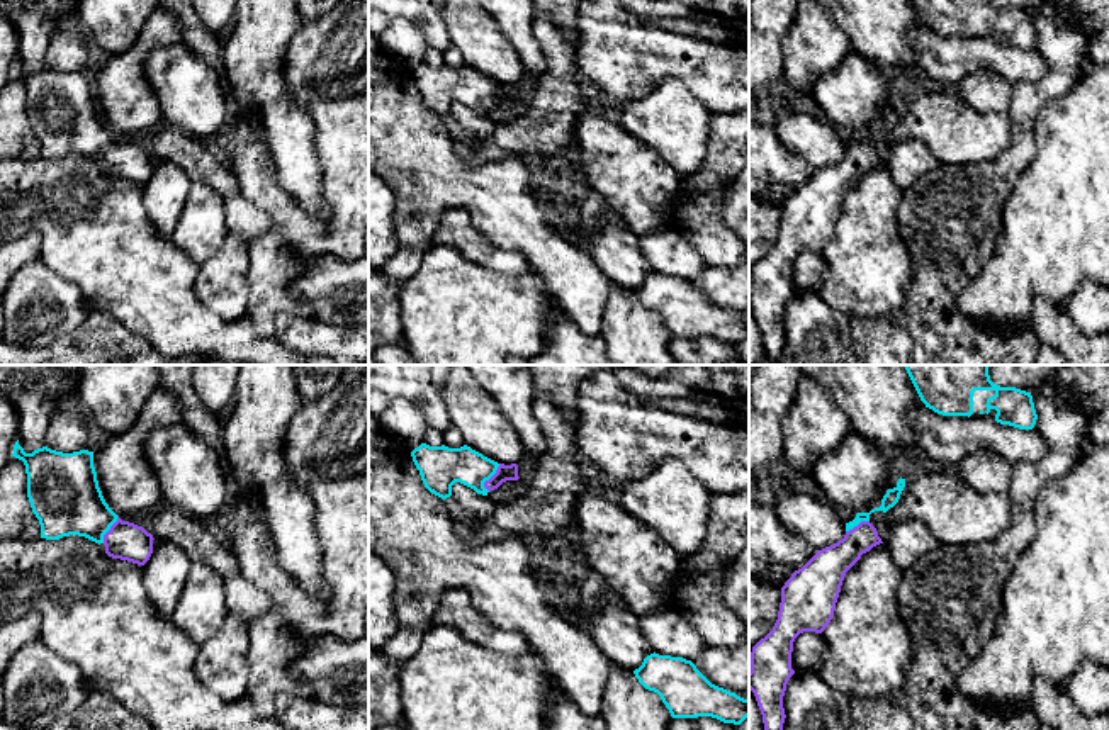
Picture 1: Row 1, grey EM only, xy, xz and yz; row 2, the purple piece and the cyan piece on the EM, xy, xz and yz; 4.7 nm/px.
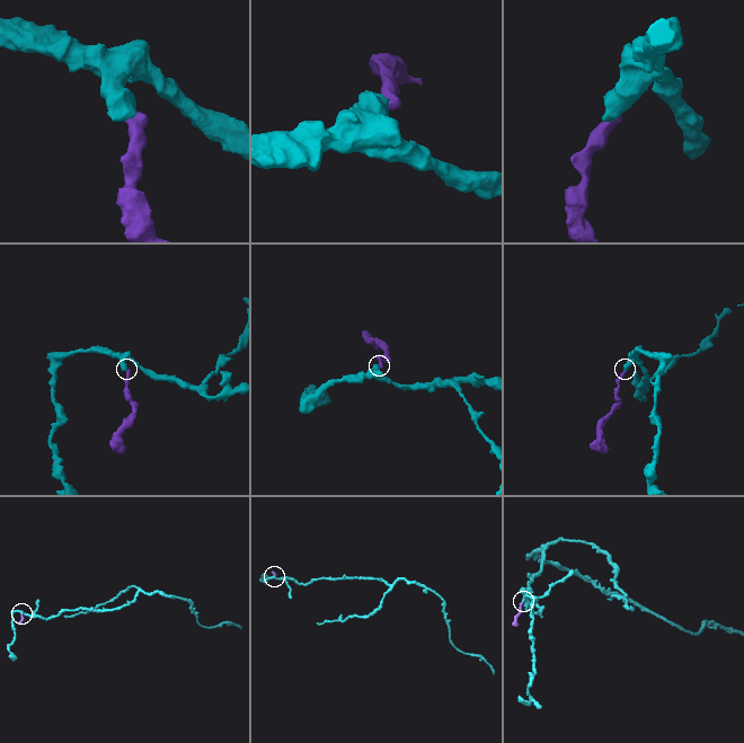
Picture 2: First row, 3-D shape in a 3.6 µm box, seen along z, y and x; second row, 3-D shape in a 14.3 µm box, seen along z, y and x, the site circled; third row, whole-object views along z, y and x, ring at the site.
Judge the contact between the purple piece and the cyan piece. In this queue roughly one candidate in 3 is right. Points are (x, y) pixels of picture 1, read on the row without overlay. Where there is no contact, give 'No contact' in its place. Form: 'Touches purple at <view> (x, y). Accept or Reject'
Touches purple at xz (491, 97). Accept

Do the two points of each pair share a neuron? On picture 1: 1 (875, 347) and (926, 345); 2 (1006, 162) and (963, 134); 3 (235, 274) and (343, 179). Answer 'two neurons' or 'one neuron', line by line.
1: two neurons
2: two neurons
3: two neurons

